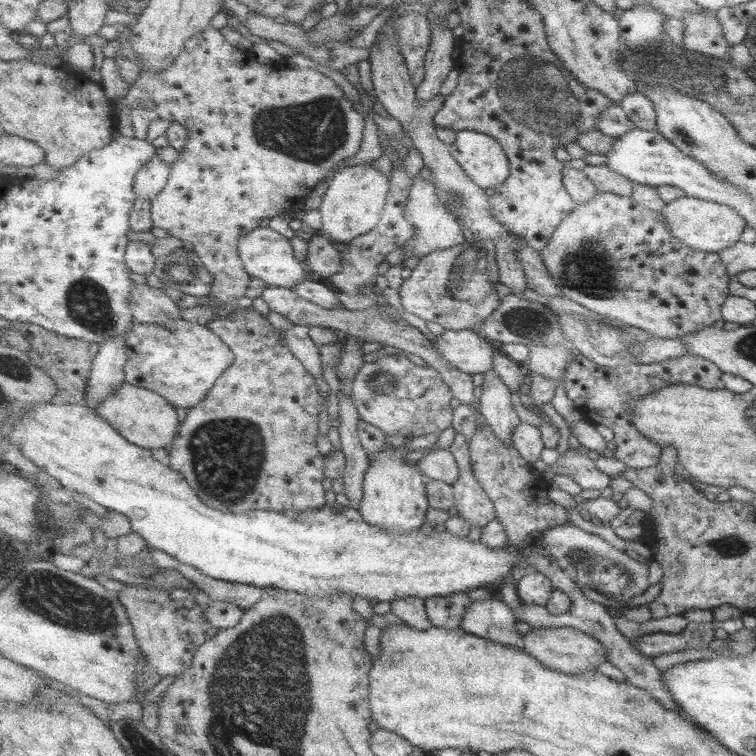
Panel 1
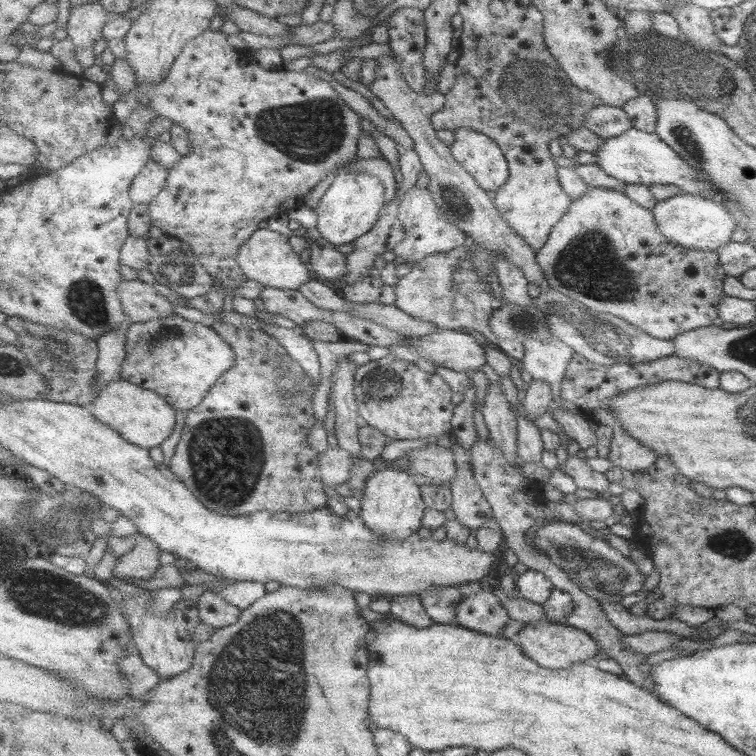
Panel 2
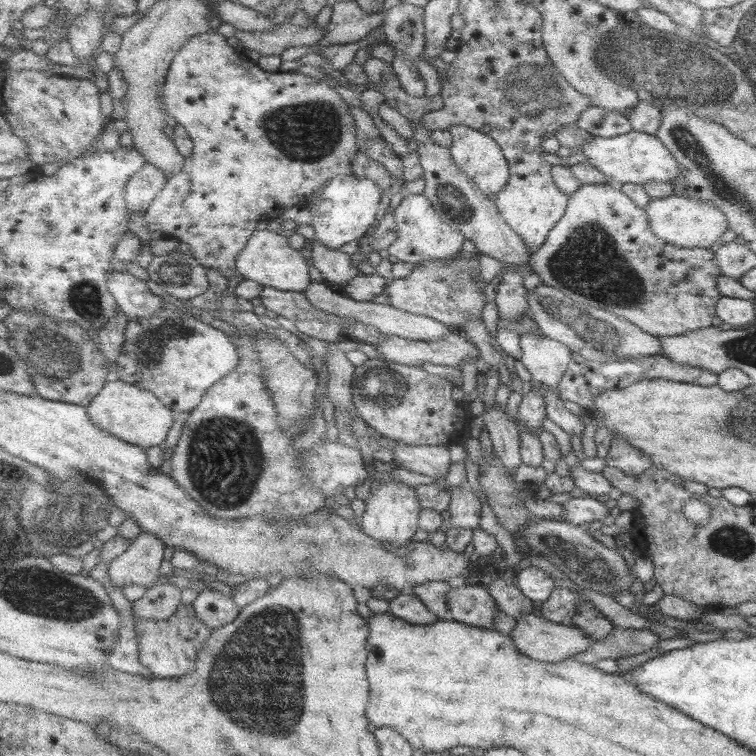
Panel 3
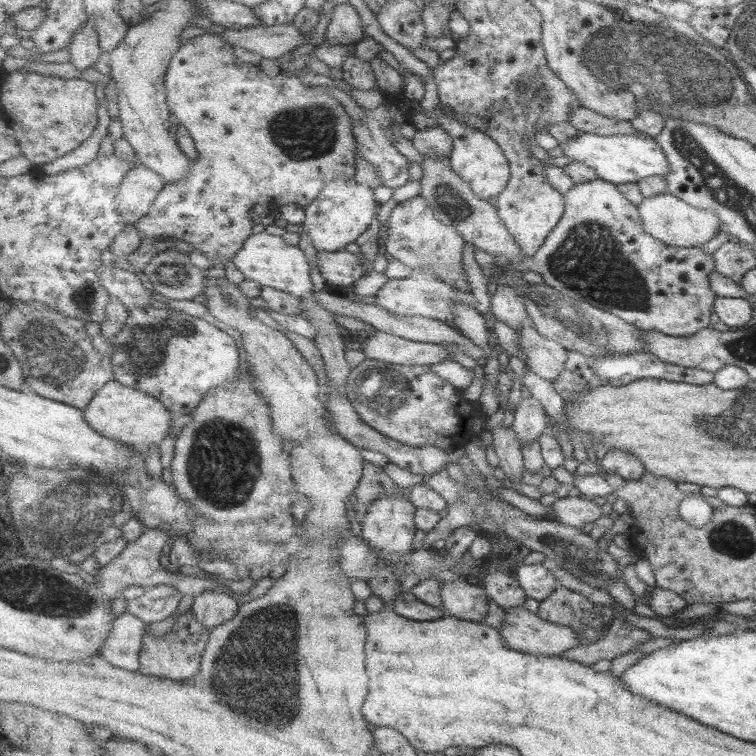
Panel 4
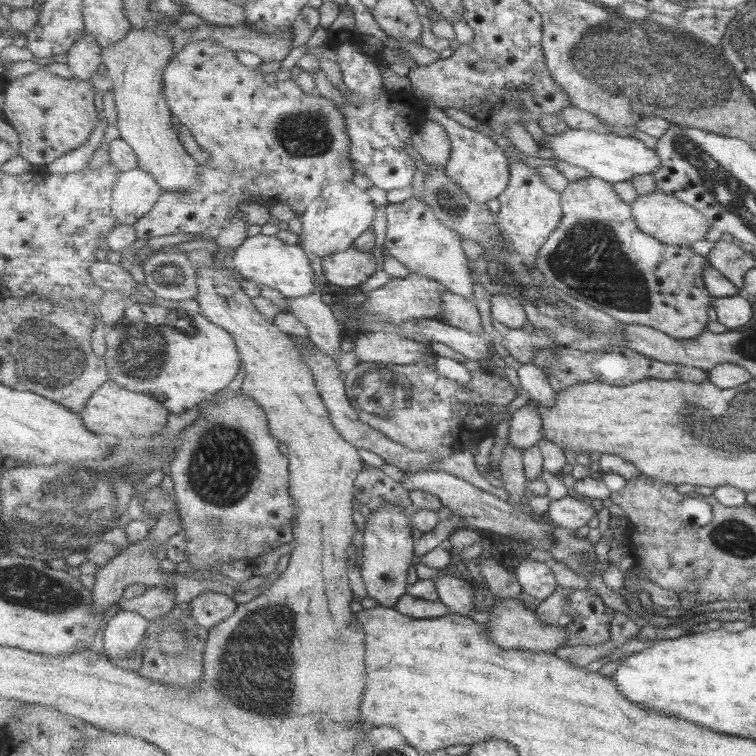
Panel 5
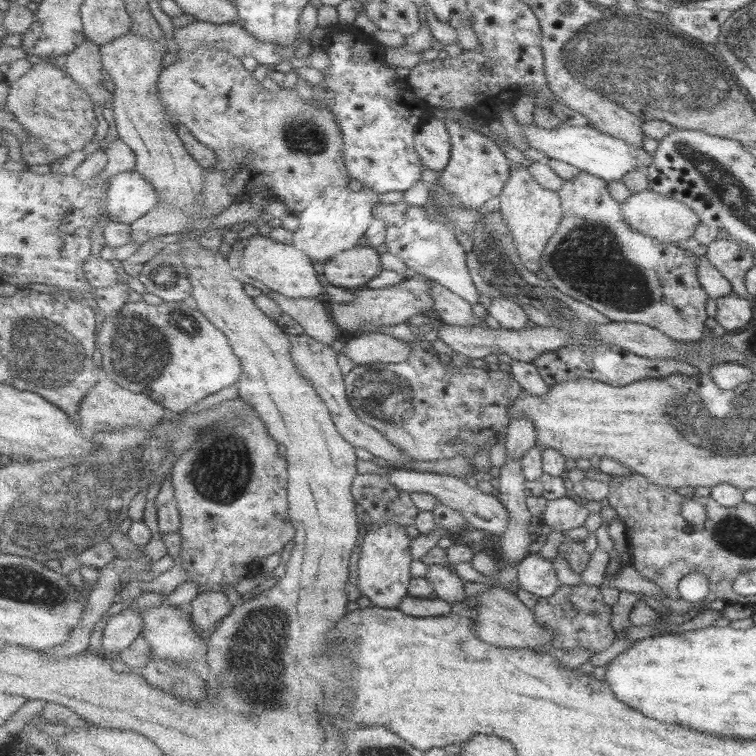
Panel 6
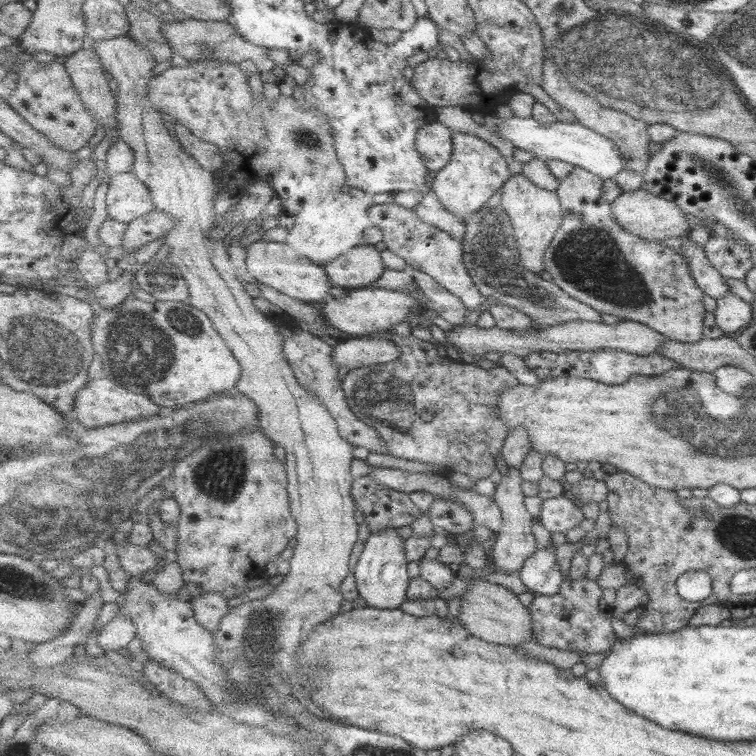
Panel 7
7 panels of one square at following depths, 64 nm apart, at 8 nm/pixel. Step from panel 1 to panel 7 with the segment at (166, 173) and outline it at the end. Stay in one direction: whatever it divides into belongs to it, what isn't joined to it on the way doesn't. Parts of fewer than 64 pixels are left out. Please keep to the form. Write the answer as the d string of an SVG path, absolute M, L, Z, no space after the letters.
M135 172L116 175L107 192L108 212L113 219L130 224L158 208L154 194Z

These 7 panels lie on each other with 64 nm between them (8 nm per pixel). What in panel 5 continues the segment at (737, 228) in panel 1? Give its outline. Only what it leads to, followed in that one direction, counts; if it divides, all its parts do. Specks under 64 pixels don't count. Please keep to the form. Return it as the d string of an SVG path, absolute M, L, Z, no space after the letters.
M651 191L648 194L638 195L630 203L630 214L637 226L648 235L670 245L689 245L697 240L705 240L710 227L710 221L704 214L676 197L661 191Z

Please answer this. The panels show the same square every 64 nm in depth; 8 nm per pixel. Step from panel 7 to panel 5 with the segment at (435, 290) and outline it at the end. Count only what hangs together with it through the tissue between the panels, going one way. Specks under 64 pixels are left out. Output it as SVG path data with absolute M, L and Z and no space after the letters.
M444 291L442 306L446 322L470 332L484 333L482 316L475 301L452 291Z

